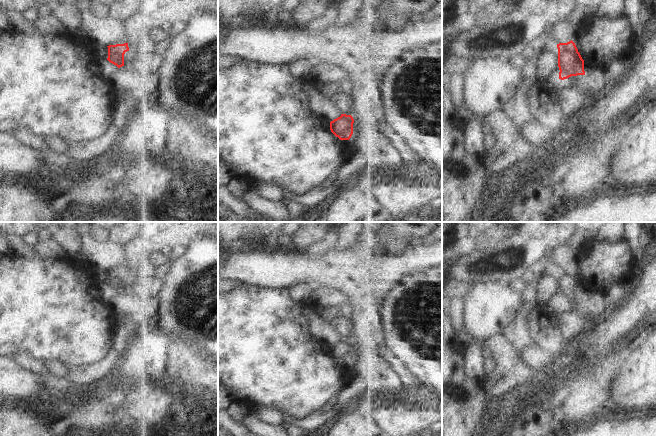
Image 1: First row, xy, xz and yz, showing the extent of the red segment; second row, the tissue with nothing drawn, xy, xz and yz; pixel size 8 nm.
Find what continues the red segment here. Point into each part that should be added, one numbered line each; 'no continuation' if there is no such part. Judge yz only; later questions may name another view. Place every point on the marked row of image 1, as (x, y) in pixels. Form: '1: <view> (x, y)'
1: yz (573, 99)

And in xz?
no continuation

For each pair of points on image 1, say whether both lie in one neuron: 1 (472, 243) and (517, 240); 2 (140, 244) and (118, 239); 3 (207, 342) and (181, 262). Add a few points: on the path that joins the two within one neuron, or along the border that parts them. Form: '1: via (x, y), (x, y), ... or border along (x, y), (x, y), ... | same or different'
1: border along (489, 234), (483, 241) | different
2: via (135, 241), (133, 239), (123, 239) | same
3: via (184, 328), (176, 323), (173, 312), (178, 285) | same

